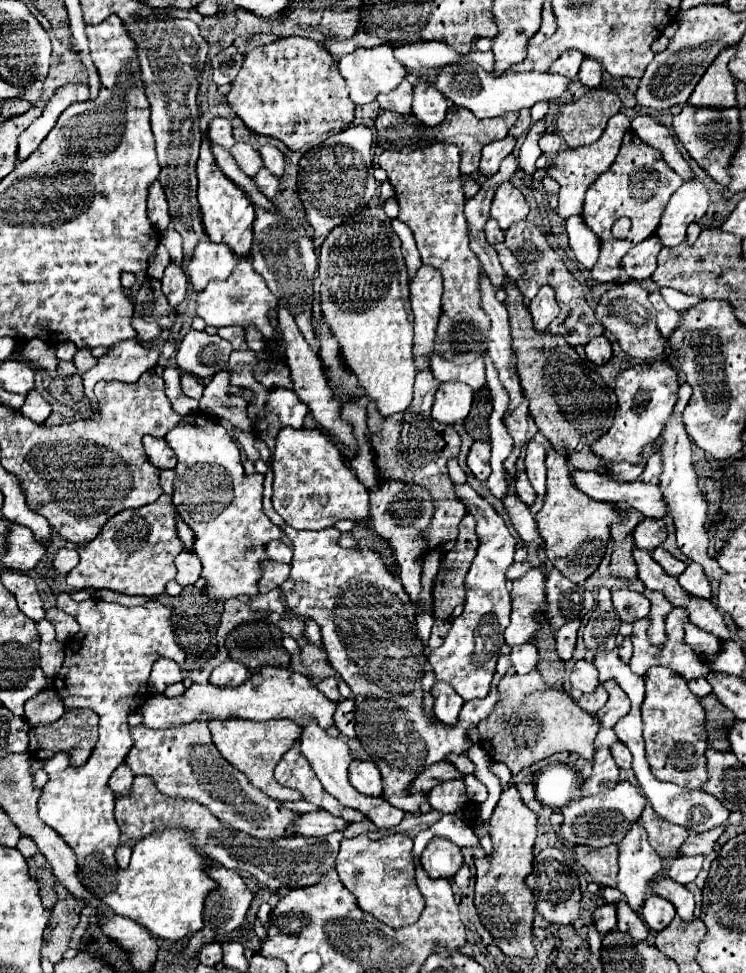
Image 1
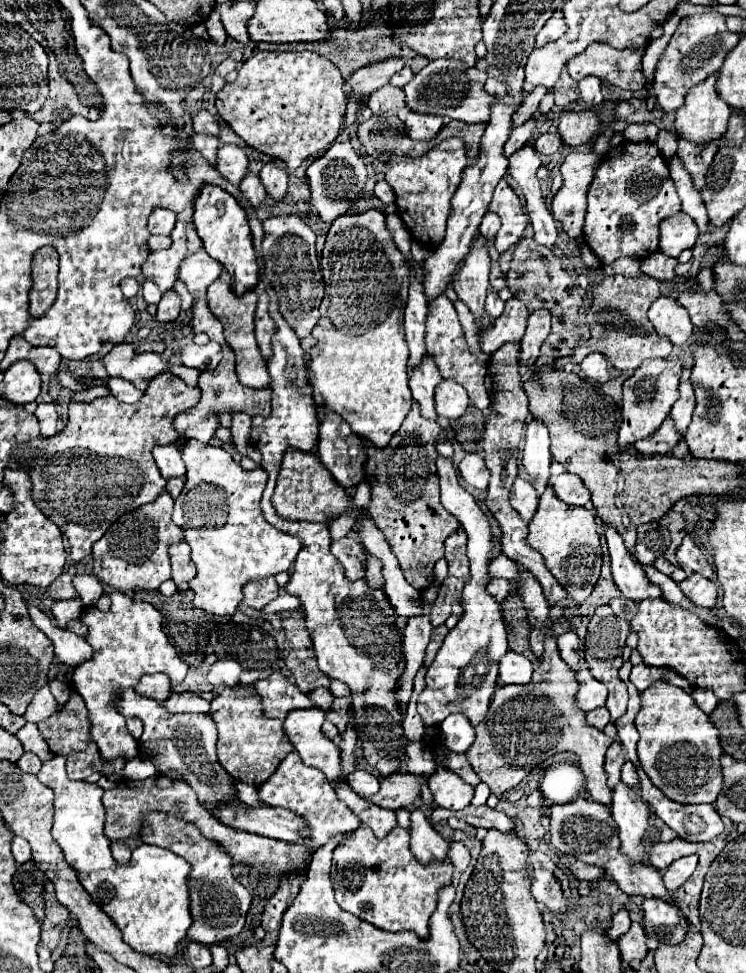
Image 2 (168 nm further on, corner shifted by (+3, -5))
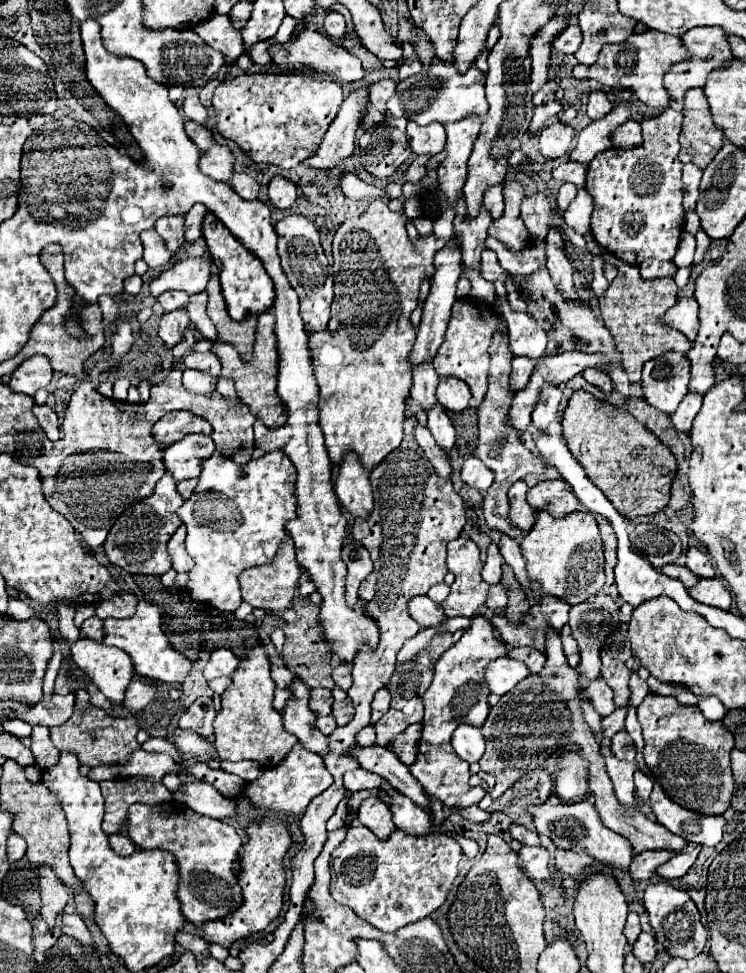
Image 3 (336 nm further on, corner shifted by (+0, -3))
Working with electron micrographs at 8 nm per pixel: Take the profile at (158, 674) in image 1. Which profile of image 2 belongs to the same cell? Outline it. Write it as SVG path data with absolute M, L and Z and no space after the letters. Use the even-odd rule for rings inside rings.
M155 673L155 675L145 675L141 677L139 685L135 687L135 691L139 695L145 695L145 697L153 697L155 701L165 701L171 697L173 689L171 689L171 679L165 675L165 673Z

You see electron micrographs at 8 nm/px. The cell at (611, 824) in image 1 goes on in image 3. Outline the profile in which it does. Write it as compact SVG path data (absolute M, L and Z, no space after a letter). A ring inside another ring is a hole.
M550 795L546 803L532 805L530 807L534 827L540 835L546 835L554 841L558 849L570 849L570 851L588 851L594 859L598 859L602 865L608 865L612 869L628 869L632 863L632 847L628 839L616 835L608 827L602 825L594 805L588 799L576 801L576 803L564 803L558 795Z

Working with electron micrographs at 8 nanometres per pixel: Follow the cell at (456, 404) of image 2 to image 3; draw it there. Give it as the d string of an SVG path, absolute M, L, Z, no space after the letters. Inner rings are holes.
M440 377L436 397L440 405L448 411L464 411L472 399L470 387L462 379L452 377Z

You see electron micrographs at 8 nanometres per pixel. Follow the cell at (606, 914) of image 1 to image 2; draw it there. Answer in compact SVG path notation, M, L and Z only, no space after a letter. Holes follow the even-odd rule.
M619 911L619 913L615 913L615 915L611 917L611 925L609 925L609 929L607 929L607 935L615 941L617 937L621 937L621 935L629 929L629 925L631 925L631 919L629 919L627 911Z

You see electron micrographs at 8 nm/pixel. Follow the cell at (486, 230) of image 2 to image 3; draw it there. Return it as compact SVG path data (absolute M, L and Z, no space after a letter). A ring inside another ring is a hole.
M498 183L496 187L488 187L488 191L484 191L484 205L492 213L492 219L498 219L502 215L502 209L504 209L502 189L504 189L504 183Z

